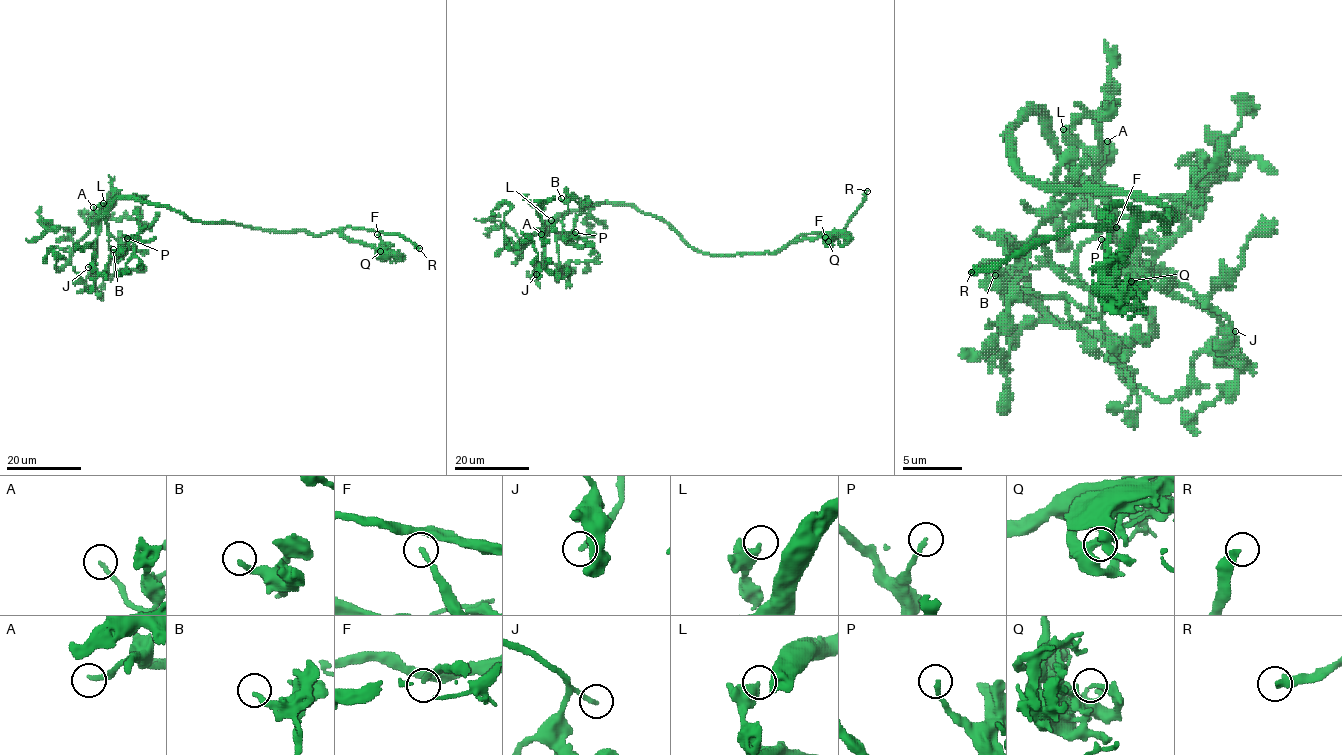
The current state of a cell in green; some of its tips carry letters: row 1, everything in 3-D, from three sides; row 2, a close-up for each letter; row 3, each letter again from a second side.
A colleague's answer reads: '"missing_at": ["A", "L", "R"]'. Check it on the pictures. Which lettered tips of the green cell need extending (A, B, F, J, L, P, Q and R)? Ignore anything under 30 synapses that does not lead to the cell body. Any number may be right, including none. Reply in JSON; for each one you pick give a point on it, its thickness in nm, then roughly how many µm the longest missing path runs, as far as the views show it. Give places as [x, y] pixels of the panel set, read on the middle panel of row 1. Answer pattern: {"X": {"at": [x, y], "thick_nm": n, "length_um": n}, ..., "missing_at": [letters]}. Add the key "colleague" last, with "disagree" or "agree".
{"A": {"at": [541, 234], "thick_nm": 200, "length_um": 10}, "J": {"at": [536, 274], "thick_nm": 190, "length_um": 6}, "R": {"at": [867, 191], "thick_nm": 360, "length_um": 45}, "missing_at": ["A", "J", "R"], "colleague": "disagree"}

